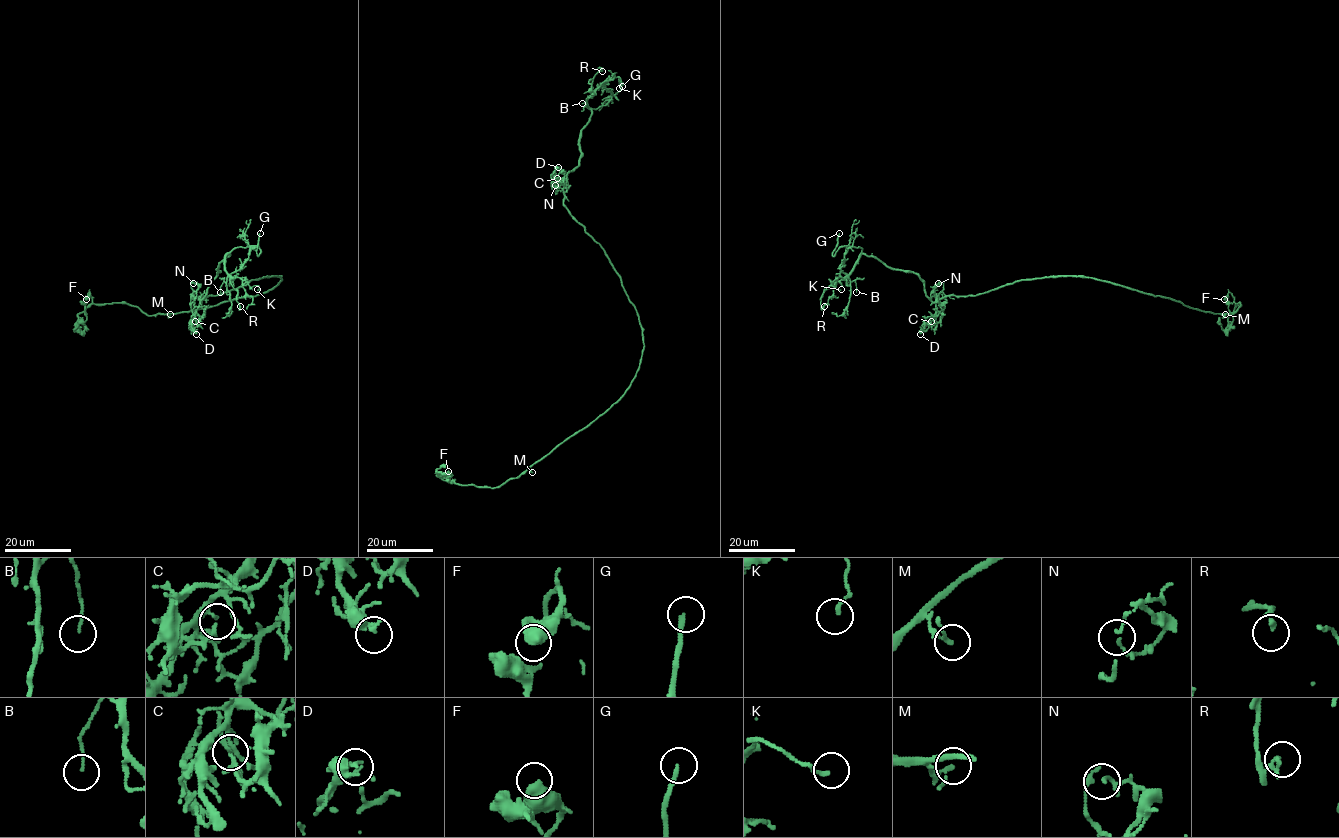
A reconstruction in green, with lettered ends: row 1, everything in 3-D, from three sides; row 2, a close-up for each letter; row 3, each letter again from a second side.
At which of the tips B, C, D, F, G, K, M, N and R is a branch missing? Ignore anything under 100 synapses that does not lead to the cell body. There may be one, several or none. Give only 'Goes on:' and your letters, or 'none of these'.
Goes on: G

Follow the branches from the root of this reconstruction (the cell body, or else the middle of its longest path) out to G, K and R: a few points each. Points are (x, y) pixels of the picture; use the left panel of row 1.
G: (276, 276), (201, 295), (201, 302), (218, 265), (233, 249), (257, 246), (259, 254), (260, 233)
K: (276, 276), (201, 295), (201, 302), (228, 253), (225, 270), (257, 289)
R: (276, 276), (252, 279), (216, 295), (201, 295), (201, 302), (228, 253), (225, 271), (237, 292), (240, 306)

